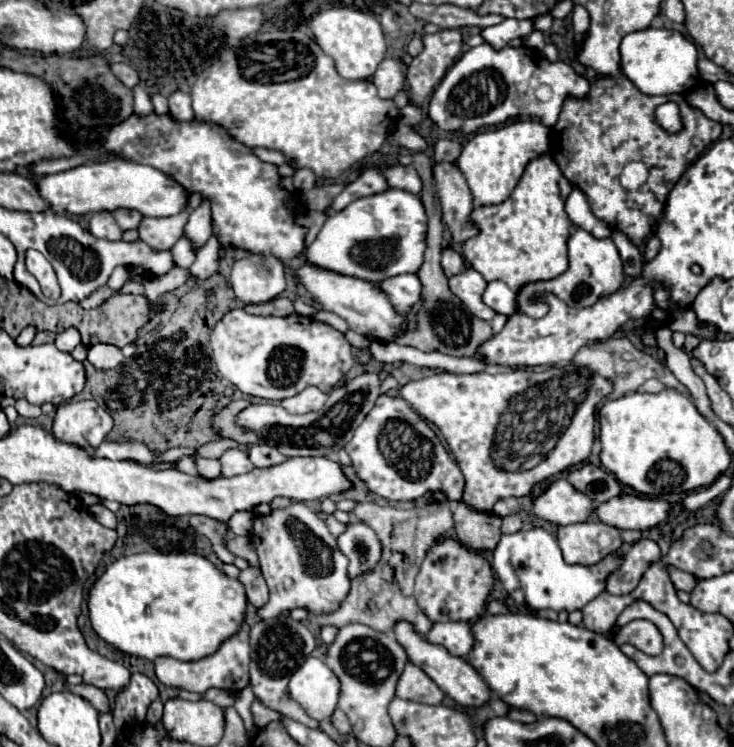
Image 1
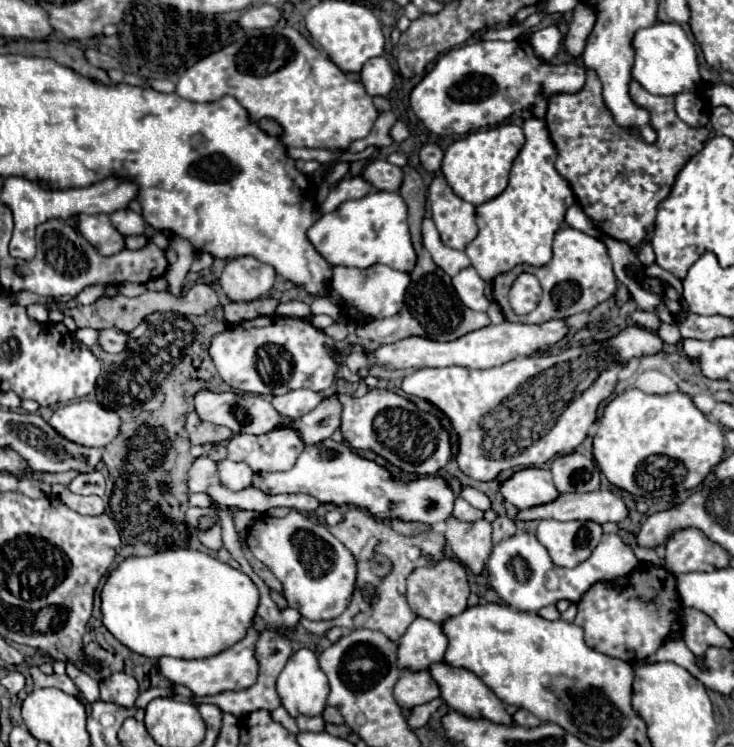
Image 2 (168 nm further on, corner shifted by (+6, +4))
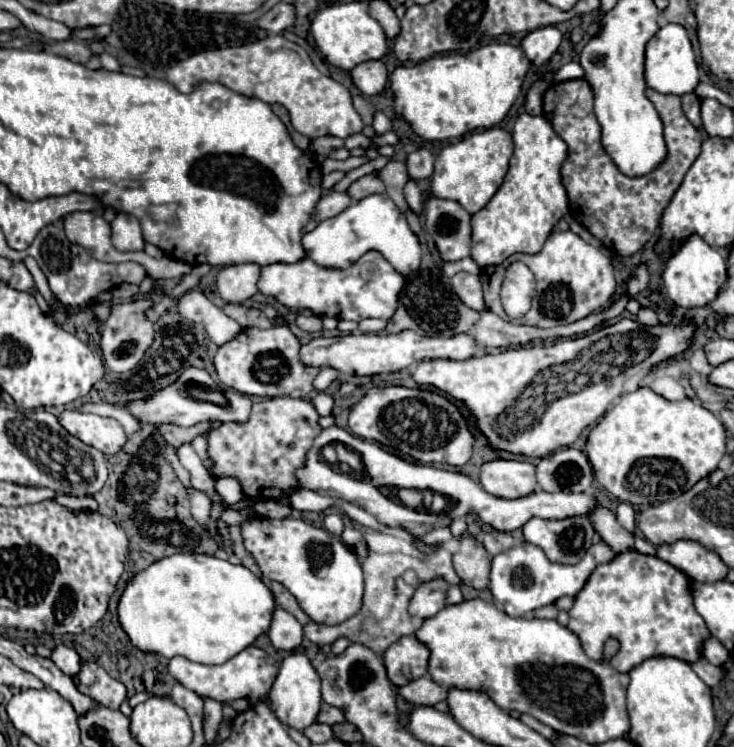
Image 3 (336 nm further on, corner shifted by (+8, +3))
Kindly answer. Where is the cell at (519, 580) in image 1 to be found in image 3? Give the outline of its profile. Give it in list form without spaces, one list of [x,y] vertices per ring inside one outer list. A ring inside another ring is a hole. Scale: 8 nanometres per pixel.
[[[520,543],[492,559],[492,571],[490,571],[490,585],[496,605],[506,611],[510,617],[524,617],[532,613],[534,609],[552,605],[556,599],[564,595],[576,595],[582,585],[588,581],[590,573],[594,571],[594,565],[600,565],[602,561],[610,561],[616,553],[612,549],[606,549],[606,545],[596,543],[586,551],[586,557],[582,557],[576,565],[554,565],[548,561],[548,557],[530,543]]]

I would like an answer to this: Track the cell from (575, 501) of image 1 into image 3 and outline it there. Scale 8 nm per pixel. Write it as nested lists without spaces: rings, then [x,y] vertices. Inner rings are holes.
[[[494,459],[480,465],[480,485],[502,499],[518,499],[536,491],[534,465],[528,461]]]

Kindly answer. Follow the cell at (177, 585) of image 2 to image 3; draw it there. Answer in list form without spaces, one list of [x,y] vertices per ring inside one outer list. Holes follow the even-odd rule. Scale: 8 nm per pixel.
[[[178,553],[152,563],[128,583],[118,603],[118,619],[122,621],[130,641],[134,641],[142,651],[154,651],[168,659],[182,655],[190,661],[220,665],[270,629],[274,607],[276,603],[270,587],[244,565],[232,565],[214,555]]]

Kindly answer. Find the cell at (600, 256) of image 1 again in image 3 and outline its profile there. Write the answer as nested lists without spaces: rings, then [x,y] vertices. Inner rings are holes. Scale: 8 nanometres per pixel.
[[[554,231],[546,239],[544,247],[538,253],[534,253],[534,255],[516,253],[514,257],[508,257],[504,263],[500,263],[496,267],[482,269],[480,281],[484,285],[486,309],[496,313],[504,321],[508,321],[508,317],[506,317],[504,309],[500,307],[498,293],[500,293],[500,283],[502,283],[504,271],[510,265],[510,261],[526,263],[530,267],[530,271],[536,275],[536,295],[534,295],[534,301],[532,301],[532,309],[522,319],[510,321],[510,323],[516,323],[516,325],[548,329],[548,327],[554,327],[554,325],[574,323],[574,321],[584,319],[586,315],[602,309],[616,289],[614,265],[604,253],[600,253],[596,247],[588,245],[584,239],[580,239],[572,231]]]

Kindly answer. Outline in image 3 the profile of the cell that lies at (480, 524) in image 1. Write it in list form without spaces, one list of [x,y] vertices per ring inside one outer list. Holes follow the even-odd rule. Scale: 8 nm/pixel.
[[[464,535],[460,539],[460,551],[458,555],[454,555],[454,569],[458,573],[458,577],[474,587],[474,589],[486,589],[488,587],[488,575],[490,575],[490,555],[486,553],[484,545],[470,537]]]

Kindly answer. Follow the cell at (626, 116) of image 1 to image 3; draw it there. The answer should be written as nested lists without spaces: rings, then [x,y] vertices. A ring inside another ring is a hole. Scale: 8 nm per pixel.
[[[584,79],[552,83],[542,97],[544,117],[554,125],[554,131],[568,145],[568,157],[562,165],[562,183],[568,193],[570,215],[620,257],[634,255],[656,233],[664,209],[680,187],[686,171],[698,157],[702,145],[700,133],[686,119],[678,95],[662,95],[654,89],[648,89],[648,97],[664,123],[668,157],[658,169],[642,177],[626,177],[620,173],[604,151],[600,143],[600,125],[592,109],[594,93]]]

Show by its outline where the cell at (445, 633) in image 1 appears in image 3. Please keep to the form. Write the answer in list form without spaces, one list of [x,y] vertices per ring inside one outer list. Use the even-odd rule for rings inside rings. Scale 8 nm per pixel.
[[[402,637],[390,649],[386,649],[384,667],[388,679],[396,687],[404,687],[410,681],[426,675],[428,669],[428,649],[416,637]]]

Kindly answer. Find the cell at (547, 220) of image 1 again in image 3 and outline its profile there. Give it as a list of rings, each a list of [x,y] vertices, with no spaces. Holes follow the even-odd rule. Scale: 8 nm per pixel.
[[[518,115],[514,129],[514,155],[502,187],[490,203],[472,215],[472,259],[480,267],[500,265],[514,253],[538,253],[552,227],[568,213],[566,189],[560,181],[560,167],[568,147],[544,115]]]

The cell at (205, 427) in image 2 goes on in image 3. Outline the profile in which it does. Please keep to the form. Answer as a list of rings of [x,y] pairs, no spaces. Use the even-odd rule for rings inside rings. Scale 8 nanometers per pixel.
[[[196,423],[192,427],[178,427],[178,425],[158,425],[156,431],[168,441],[172,447],[180,447],[184,443],[190,443],[192,437],[204,435],[210,429],[210,423]]]

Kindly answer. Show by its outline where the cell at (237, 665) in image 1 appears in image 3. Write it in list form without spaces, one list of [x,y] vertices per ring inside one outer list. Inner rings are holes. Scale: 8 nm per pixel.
[[[250,645],[242,653],[238,653],[230,661],[226,661],[224,665],[202,665],[202,663],[188,661],[186,657],[172,657],[170,675],[174,679],[178,679],[184,687],[188,687],[190,691],[198,693],[200,697],[216,699],[222,703],[230,703],[234,699],[248,697],[250,703],[256,705],[258,701],[264,701],[264,697],[268,695],[268,689],[272,687],[272,683],[278,675],[278,663],[266,651]]]

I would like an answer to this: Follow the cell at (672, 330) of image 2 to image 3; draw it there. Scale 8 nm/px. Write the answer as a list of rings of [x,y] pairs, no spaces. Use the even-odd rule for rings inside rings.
[[[640,307],[640,311],[636,313],[636,319],[638,319],[640,323],[644,323],[644,325],[656,325],[656,323],[658,323],[658,315],[656,315],[656,311],[650,309],[650,307]]]

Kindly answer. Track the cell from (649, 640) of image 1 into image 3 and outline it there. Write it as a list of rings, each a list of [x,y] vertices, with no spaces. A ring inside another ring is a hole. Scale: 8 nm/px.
[[[624,551],[624,553],[618,553],[614,559],[610,559],[608,563],[600,563],[592,571],[586,585],[576,595],[574,607],[568,613],[570,613],[568,629],[578,635],[586,657],[590,657],[592,661],[598,661],[598,663],[604,661],[604,643],[608,639],[616,639],[620,643],[618,653],[610,659],[610,667],[620,673],[628,673],[632,667],[656,655],[676,657],[676,659],[694,663],[702,657],[702,643],[710,637],[706,623],[694,609],[692,579],[680,569],[672,567],[670,563],[654,555],[642,555],[638,551]]]

